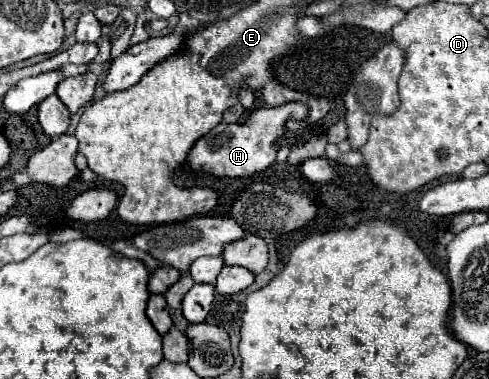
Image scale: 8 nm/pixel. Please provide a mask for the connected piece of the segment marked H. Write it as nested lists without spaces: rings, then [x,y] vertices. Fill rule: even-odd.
[[[290,102],[280,107],[262,107],[252,111],[248,123],[220,123],[208,135],[200,137],[188,153],[188,167],[192,171],[210,173],[216,177],[250,177],[264,171],[276,159],[274,141],[284,135],[284,123],[288,119],[304,121],[308,117],[308,107],[301,102]]]

